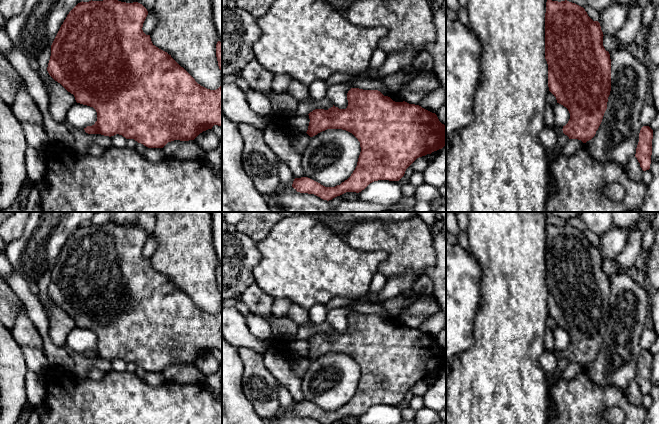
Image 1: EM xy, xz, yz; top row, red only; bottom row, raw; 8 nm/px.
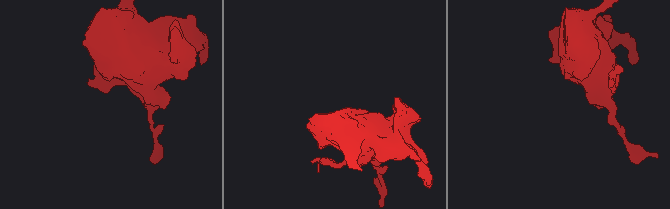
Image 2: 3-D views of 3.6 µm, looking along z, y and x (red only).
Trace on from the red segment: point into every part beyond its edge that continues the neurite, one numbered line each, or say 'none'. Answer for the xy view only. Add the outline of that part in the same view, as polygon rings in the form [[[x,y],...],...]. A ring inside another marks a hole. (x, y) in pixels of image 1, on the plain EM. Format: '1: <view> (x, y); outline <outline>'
none

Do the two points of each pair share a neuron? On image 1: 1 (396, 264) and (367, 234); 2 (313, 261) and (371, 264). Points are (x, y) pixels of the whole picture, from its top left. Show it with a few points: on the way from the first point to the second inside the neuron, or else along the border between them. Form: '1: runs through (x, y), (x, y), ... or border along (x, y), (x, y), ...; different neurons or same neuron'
1: runs through (396, 255), (376, 235); same neuron
2: runs through (327, 264), (357, 264); same neuron

